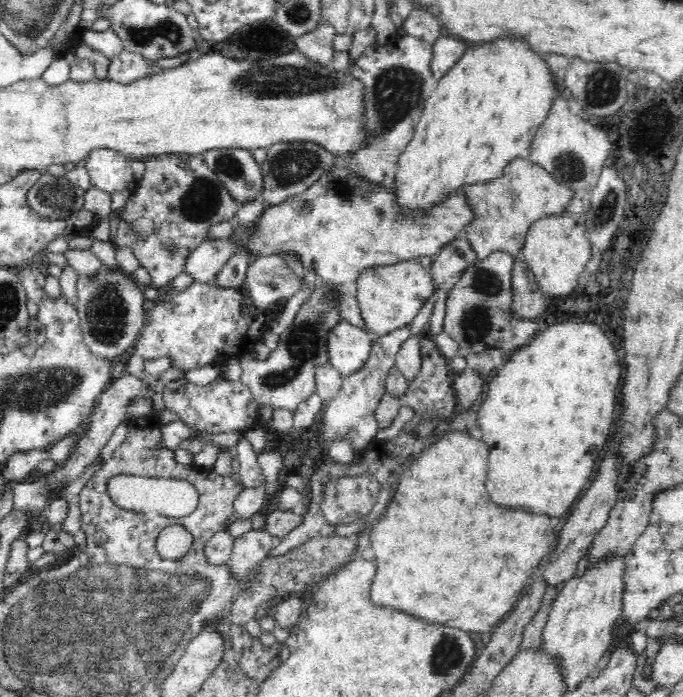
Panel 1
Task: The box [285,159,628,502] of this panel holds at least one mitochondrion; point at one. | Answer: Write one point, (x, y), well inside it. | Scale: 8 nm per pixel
(476, 322)

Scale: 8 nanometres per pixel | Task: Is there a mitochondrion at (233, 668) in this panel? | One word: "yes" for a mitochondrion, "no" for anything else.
no

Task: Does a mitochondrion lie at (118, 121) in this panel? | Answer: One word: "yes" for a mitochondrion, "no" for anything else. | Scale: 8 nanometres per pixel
no

